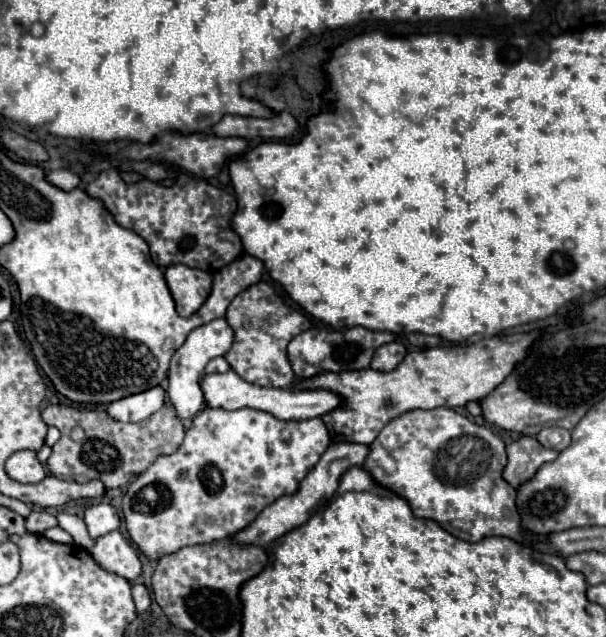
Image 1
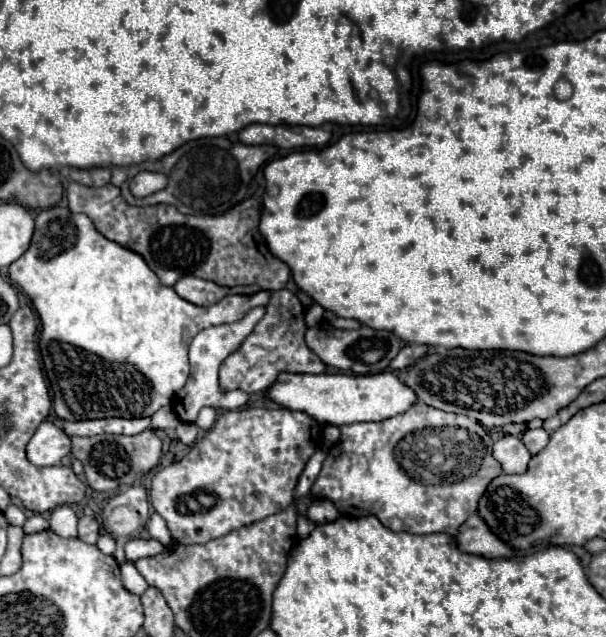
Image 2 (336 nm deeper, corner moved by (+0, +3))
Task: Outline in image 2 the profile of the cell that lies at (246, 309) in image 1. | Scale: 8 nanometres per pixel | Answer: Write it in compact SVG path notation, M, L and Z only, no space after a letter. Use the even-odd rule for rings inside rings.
M279 289L271 293L271 299L267 303L265 317L257 323L253 333L241 343L239 349L229 353L229 357L223 361L219 369L219 381L223 391L241 389L245 393L259 393L267 389L277 373L323 373L325 365L321 359L309 351L309 347L303 341L305 335L305 309L299 303L299 299L289 289Z

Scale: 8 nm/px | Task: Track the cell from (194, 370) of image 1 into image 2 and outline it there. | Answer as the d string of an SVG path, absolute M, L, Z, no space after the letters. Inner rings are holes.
M255 307L251 309L241 321L237 323L227 323L227 325L215 325L215 327L207 327L201 333L195 335L195 339L189 345L189 363L191 363L191 373L189 379L185 383L185 387L177 393L177 401L173 401L173 411L177 413L177 417L185 423L193 423L197 419L197 413L201 407L211 405L211 407L219 407L219 397L221 397L221 389L219 389L219 365L223 363L223 359L235 351L243 339L253 331L253 327L259 323L259 319L265 315L265 307Z

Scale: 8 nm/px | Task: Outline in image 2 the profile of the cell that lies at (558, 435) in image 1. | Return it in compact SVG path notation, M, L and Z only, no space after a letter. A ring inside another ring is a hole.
M527 429L523 433L523 443L535 455L549 443L549 433L545 429Z

